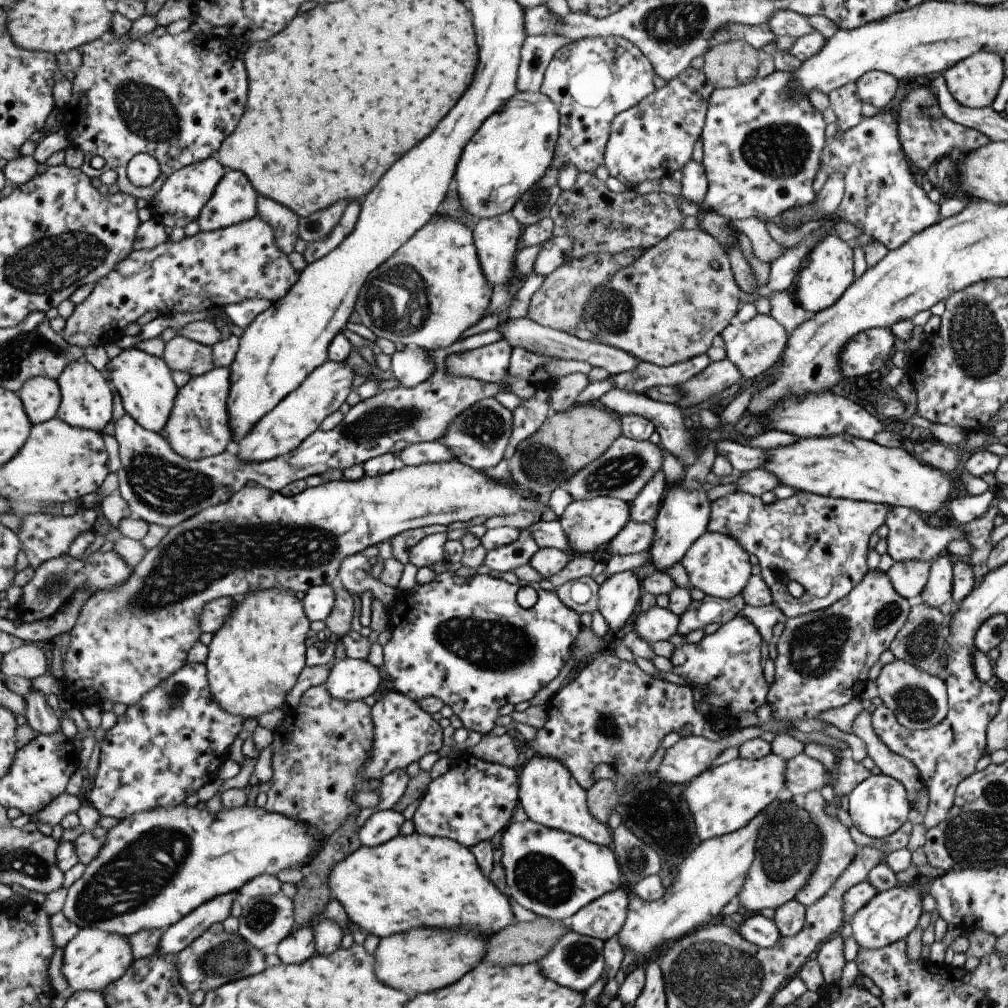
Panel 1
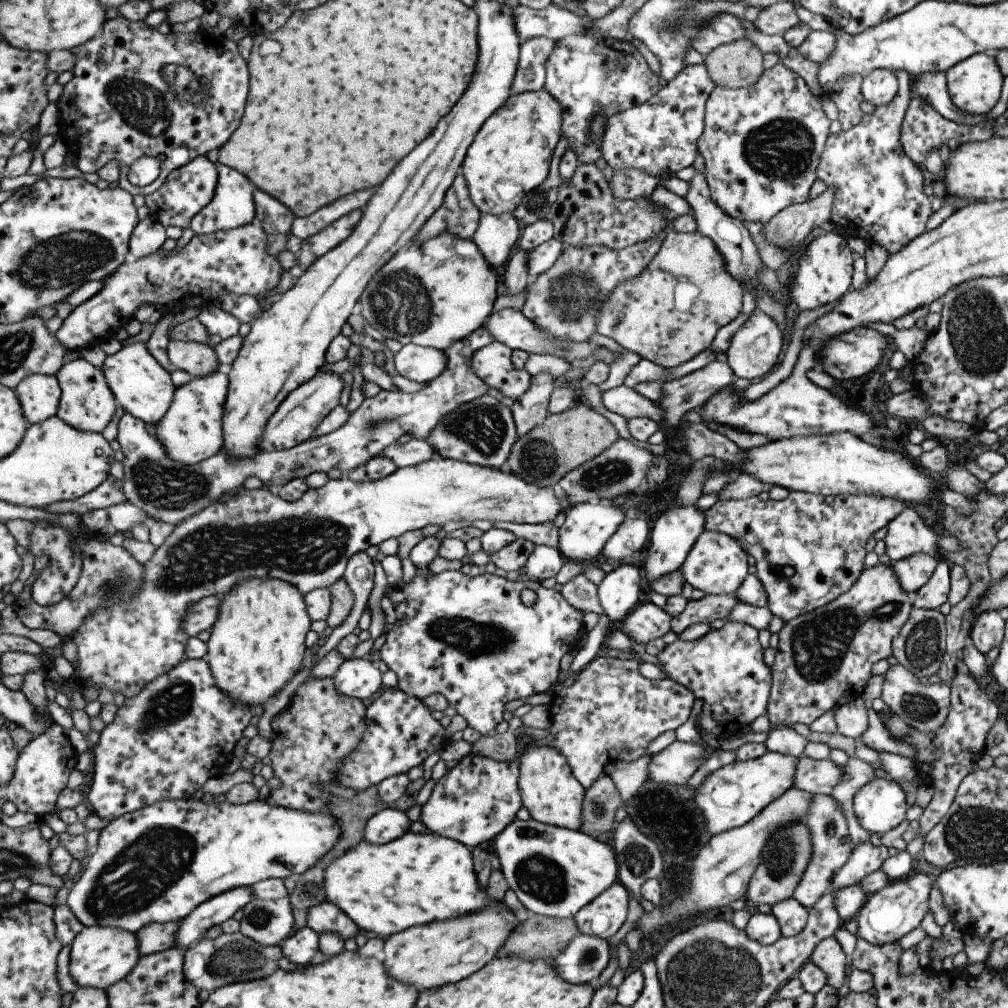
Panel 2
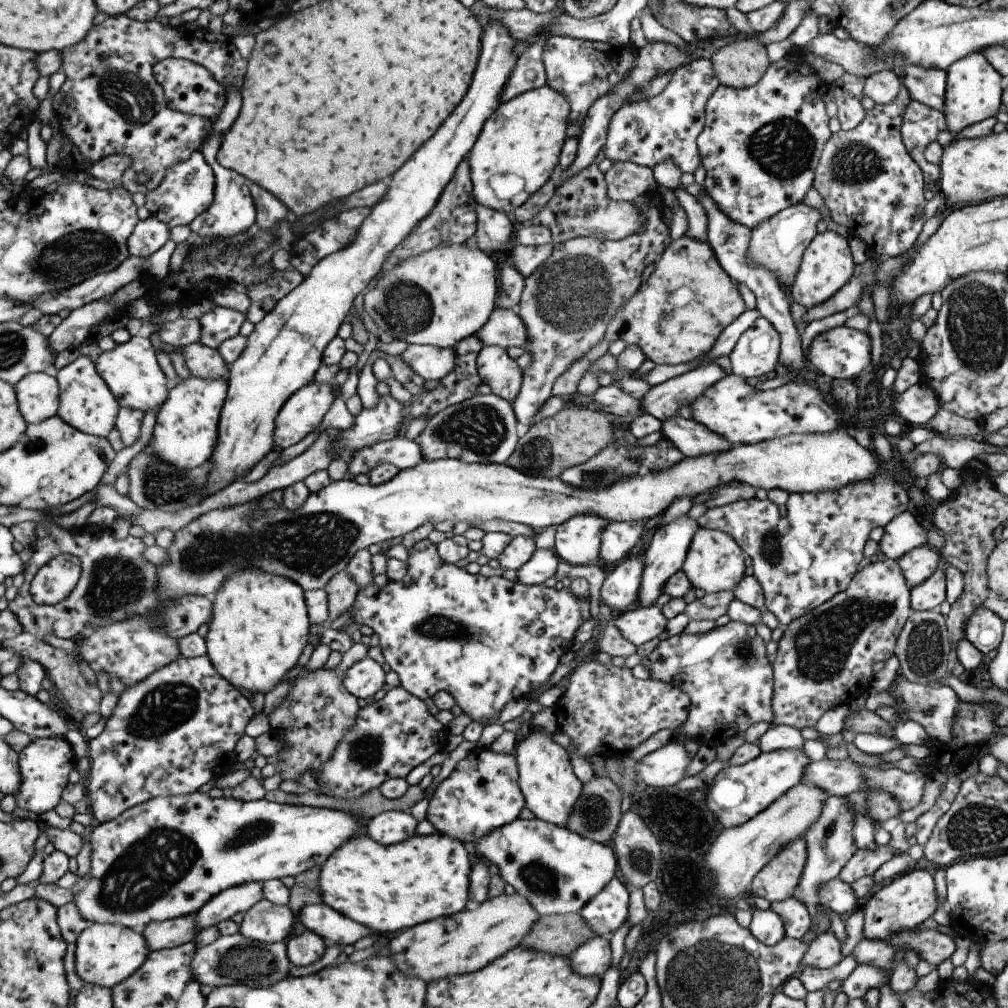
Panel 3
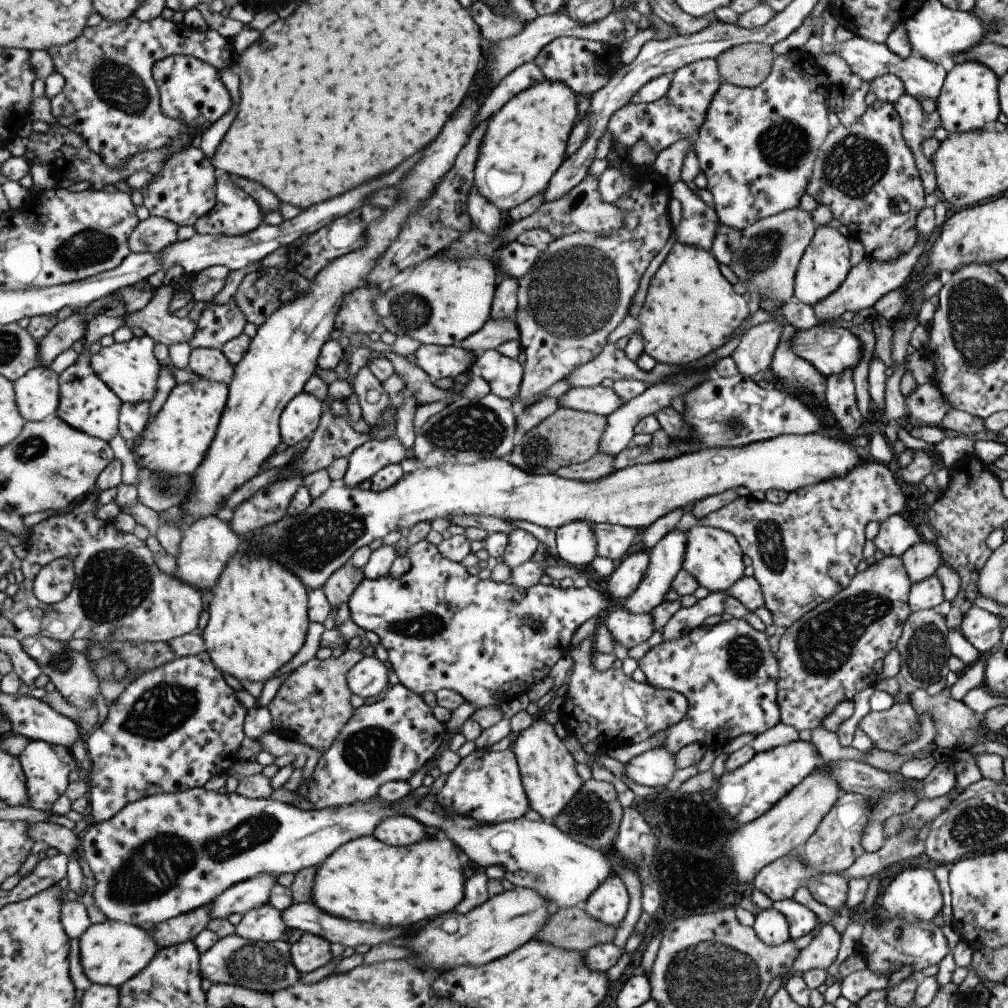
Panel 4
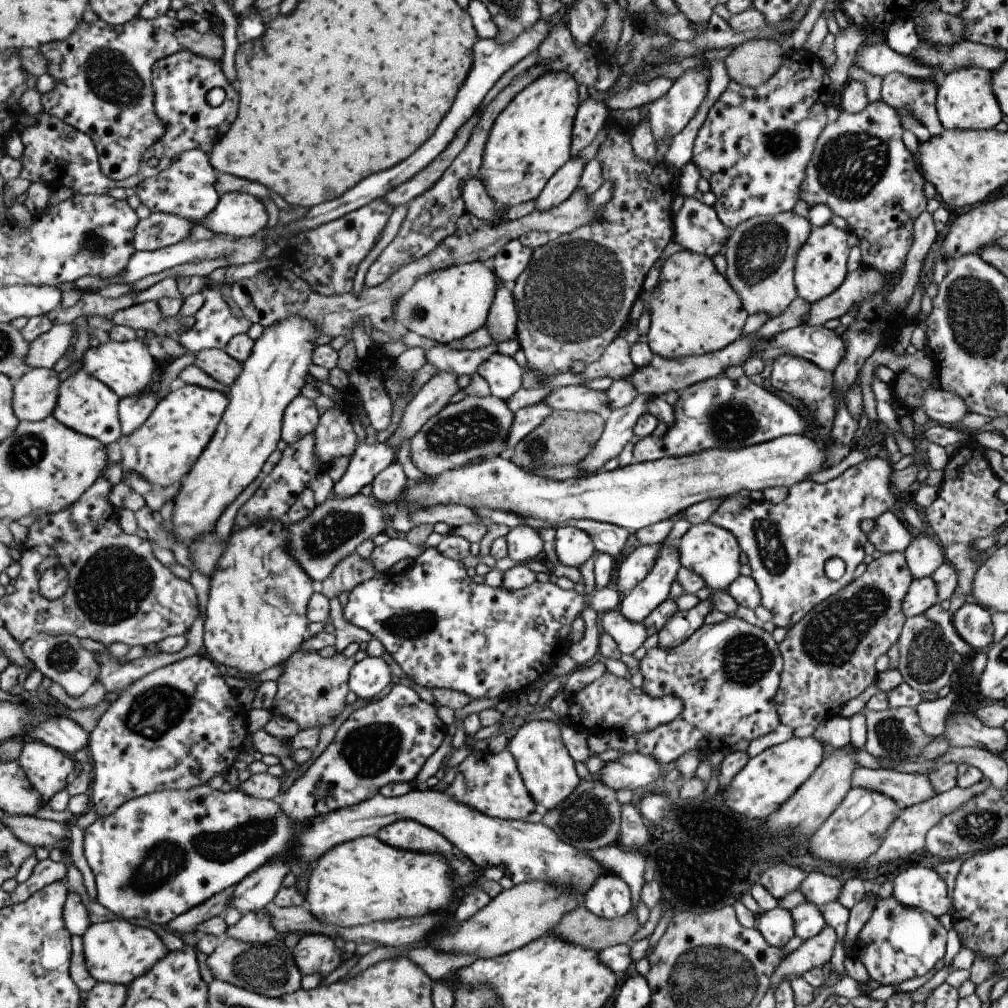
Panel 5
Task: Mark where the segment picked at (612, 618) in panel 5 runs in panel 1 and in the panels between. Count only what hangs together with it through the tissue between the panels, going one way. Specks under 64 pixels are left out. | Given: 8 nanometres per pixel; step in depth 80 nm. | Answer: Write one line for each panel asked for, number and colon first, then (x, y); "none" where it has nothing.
1: (655, 624)
2: (646, 622)
3: (637, 625)
4: (629, 630)

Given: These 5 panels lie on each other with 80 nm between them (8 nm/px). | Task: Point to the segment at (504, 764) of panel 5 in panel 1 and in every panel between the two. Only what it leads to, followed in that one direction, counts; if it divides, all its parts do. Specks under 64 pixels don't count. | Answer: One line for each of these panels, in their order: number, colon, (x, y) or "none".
1: (473, 800)
2: (472, 802)
3: (481, 793)
4: (485, 785)

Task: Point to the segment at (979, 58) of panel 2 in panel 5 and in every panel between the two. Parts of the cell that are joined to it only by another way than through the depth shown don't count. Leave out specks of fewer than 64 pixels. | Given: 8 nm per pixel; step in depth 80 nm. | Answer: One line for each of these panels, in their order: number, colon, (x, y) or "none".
3: (973, 89)
4: (968, 101)
5: (964, 100)

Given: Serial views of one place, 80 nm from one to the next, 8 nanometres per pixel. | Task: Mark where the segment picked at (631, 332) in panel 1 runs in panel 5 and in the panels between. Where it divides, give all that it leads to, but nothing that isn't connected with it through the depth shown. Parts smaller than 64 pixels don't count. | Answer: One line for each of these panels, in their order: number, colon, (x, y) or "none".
2: (669, 313)
3: (675, 316)
4: (690, 309)
5: (693, 310)

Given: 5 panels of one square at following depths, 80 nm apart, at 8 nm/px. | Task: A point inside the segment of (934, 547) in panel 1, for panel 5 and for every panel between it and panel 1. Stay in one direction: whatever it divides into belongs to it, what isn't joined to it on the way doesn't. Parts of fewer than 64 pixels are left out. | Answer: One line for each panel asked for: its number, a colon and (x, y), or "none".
2: (906, 534)
3: (902, 533)
4: (895, 534)
5: (887, 535)

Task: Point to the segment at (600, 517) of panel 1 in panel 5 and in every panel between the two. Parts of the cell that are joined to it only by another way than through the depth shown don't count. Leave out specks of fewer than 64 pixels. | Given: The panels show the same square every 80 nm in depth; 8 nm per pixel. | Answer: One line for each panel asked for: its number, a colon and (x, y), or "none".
2: (586, 526)
3: (576, 541)
4: (575, 542)
5: (572, 546)

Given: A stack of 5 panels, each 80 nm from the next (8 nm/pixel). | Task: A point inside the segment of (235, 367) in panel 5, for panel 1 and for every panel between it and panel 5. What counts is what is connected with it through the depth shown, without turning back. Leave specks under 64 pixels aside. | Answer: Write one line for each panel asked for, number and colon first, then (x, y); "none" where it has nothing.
1: (182, 354)
2: (197, 359)
3: (203, 362)
4: (211, 364)

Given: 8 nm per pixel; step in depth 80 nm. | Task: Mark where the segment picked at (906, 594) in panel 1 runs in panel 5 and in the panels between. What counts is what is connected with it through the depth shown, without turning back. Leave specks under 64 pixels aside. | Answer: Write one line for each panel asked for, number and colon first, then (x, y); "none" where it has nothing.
2: (913, 571)
3: (916, 565)
4: (920, 560)
5: (923, 554)

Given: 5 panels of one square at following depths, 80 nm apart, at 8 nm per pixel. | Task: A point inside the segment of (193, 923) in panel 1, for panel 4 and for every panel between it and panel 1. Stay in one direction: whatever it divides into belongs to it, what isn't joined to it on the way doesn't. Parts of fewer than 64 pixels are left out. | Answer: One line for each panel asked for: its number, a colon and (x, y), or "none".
2: (213, 911)
3: (240, 898)
4: (252, 892)

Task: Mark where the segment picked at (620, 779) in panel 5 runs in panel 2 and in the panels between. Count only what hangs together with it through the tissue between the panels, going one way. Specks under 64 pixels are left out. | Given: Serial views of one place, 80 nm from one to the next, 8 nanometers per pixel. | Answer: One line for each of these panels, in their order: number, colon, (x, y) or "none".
2: (673, 765)
3: (663, 767)
4: (654, 767)

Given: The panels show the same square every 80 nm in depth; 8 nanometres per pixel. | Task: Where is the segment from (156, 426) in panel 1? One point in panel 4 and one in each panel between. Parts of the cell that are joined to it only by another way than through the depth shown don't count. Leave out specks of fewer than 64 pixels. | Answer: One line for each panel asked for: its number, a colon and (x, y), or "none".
2: (142, 385)
3: (132, 370)
4: (131, 369)

